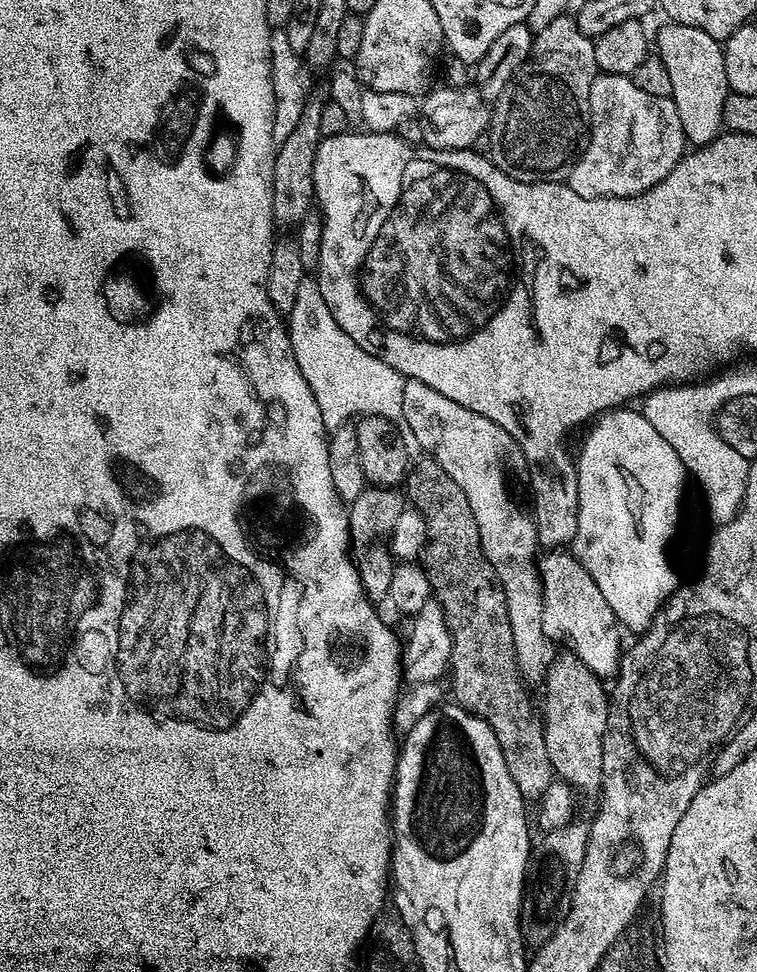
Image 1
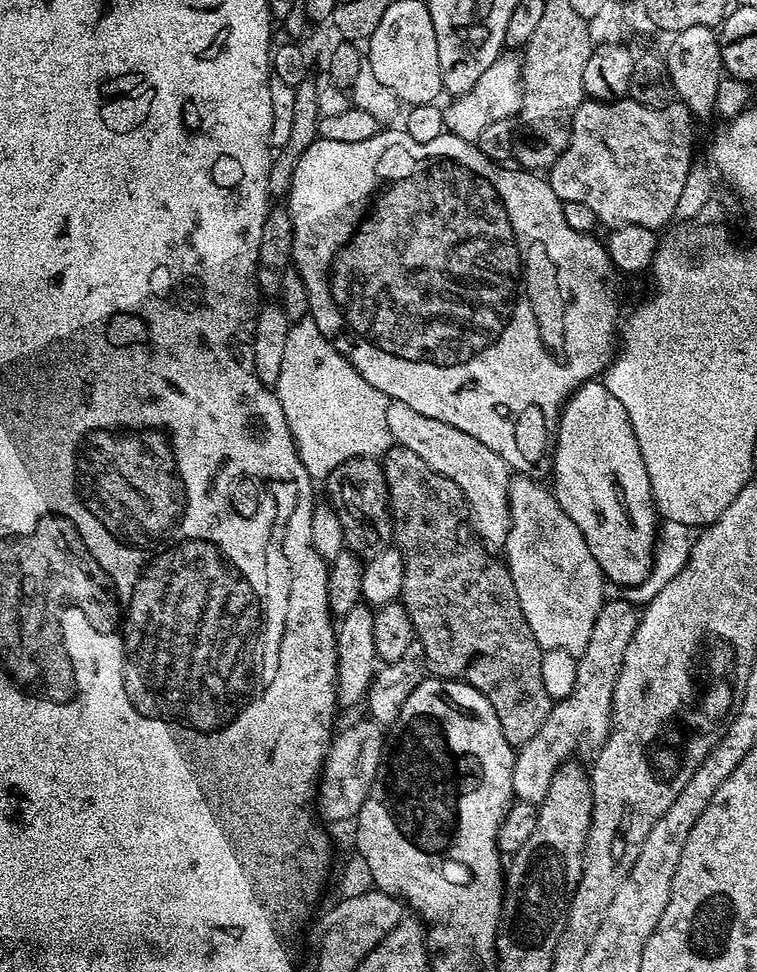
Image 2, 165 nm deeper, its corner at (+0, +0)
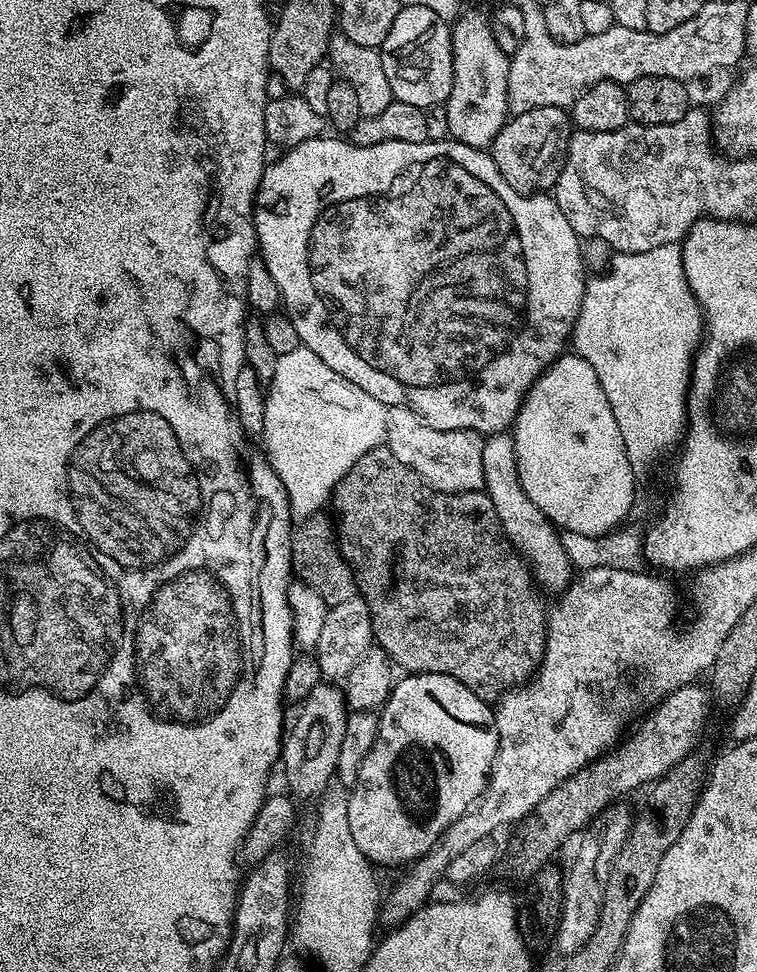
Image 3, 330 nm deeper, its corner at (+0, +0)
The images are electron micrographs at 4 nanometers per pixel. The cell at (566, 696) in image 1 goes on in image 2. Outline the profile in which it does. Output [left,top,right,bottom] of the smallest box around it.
[502,762,592,946]

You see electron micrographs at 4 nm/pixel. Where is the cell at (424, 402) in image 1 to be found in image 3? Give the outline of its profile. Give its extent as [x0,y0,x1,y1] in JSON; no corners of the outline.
[386,406,484,492]

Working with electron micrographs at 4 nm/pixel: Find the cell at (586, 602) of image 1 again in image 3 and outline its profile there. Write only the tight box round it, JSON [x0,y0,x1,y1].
[481,432,572,590]

